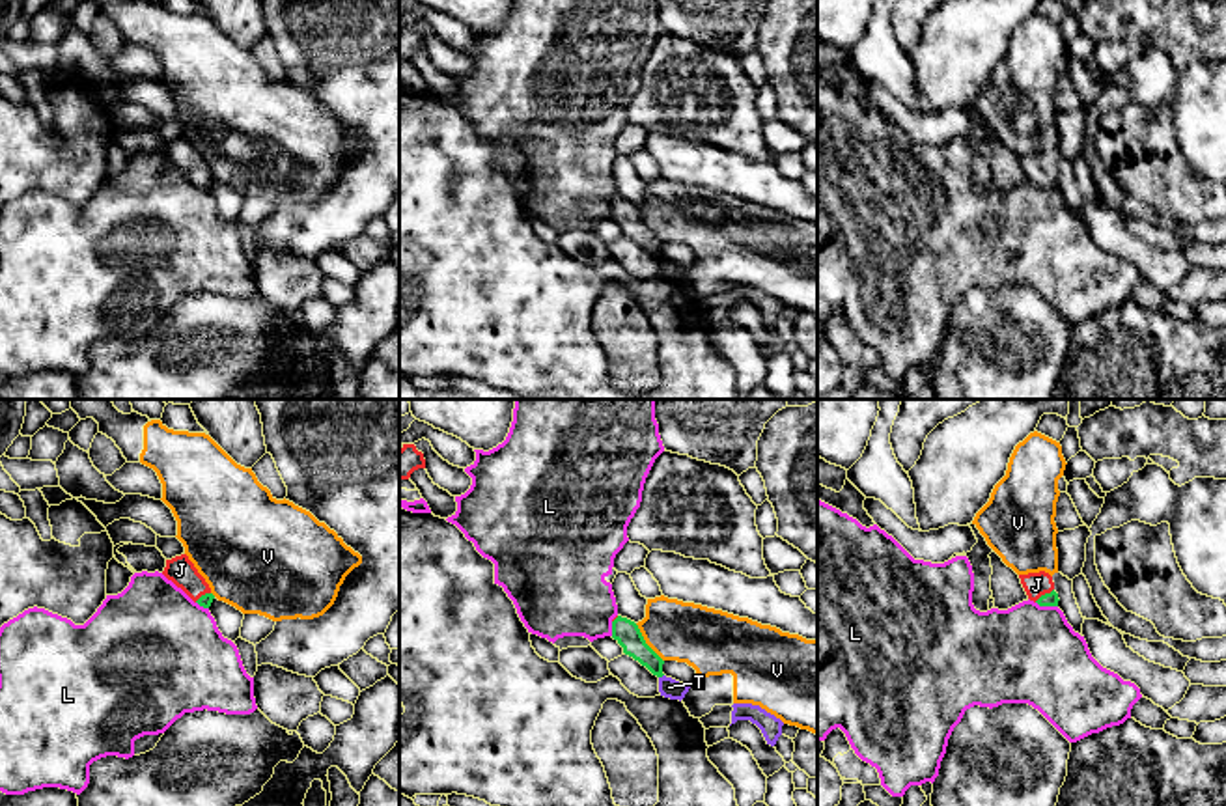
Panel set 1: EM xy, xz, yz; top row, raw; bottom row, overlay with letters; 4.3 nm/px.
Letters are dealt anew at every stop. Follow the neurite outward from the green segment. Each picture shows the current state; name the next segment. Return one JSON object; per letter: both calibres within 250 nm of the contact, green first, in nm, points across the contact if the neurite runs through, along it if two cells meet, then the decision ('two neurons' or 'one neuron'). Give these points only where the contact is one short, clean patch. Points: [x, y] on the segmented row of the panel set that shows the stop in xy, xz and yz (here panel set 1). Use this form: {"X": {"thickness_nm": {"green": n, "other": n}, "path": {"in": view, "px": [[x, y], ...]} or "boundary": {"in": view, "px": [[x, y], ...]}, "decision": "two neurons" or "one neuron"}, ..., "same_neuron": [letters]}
{"J": {"thickness_nm": {"green": 60, "other": 110}, "path": {"in": "yz", "px": [[1049, 599], [1045, 594], [1036, 584]]}, "decision": "one neuron"}, "L": {"thickness_nm": {"green": 60, "other": 420}, "decision": "two neurons"}, "T": {"thickness_nm": {"green": 110, "other": 90}, "decision": "two neurons"}, "V": {"thickness_nm": {"green": 110, "other": 260}, "decision": "two neurons"}, "same_neuron": ["J"]}

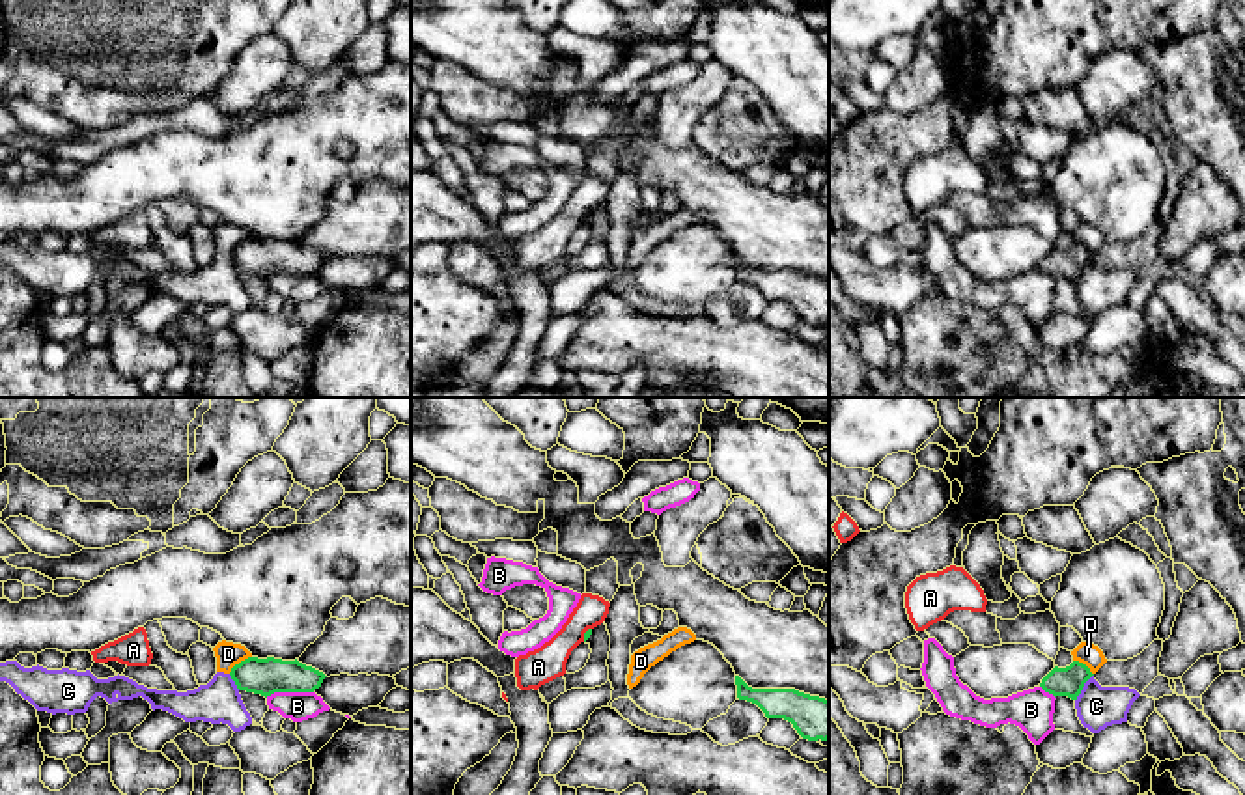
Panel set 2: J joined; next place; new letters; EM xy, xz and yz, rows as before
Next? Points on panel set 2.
{"A": {"thickness_nm": {"green": 30, "other": 150}, "boundary": {"in": "xz", "px": [[590, 627], [583, 641]]}, "decision": "two neurons"}, "B": {"thickness_nm": {"green": 160, "other": 130}, "decision": "two neurons"}, "C": {"thickness_nm": {"green": 130, "other": 180}, "decision": "two neurons"}, "D": {"thickness_nm": {"green": 160, "other": 110}, "boundary": {"in": "xy", "px": [[251, 655], [228, 672]]}, "decision": "two neurons"}, "same_neuron": []}

